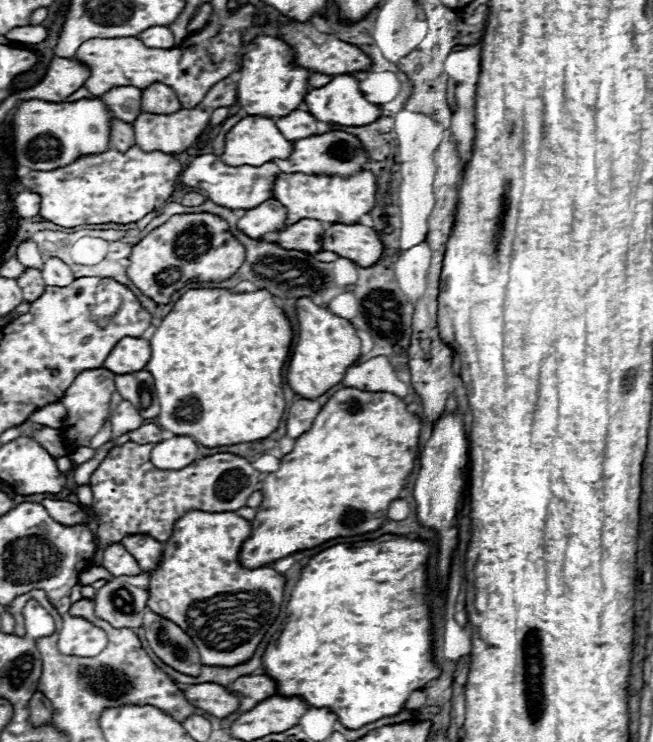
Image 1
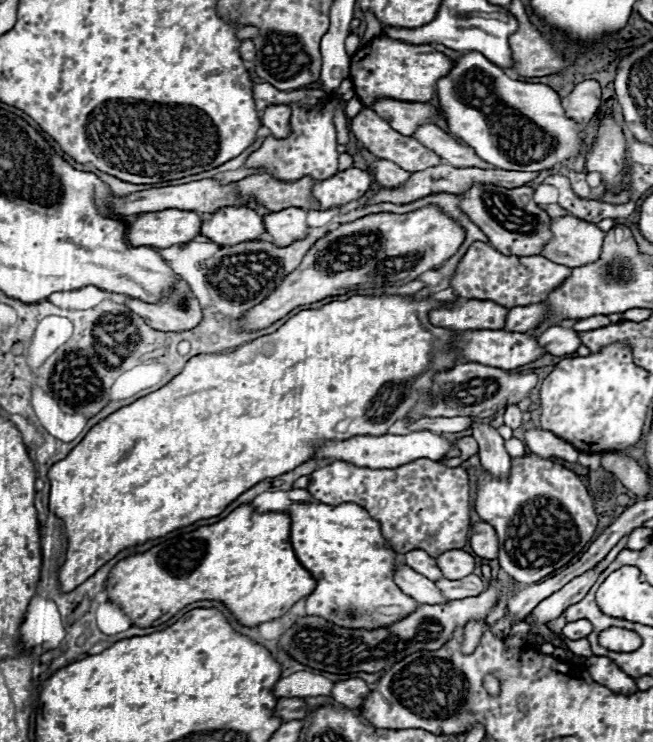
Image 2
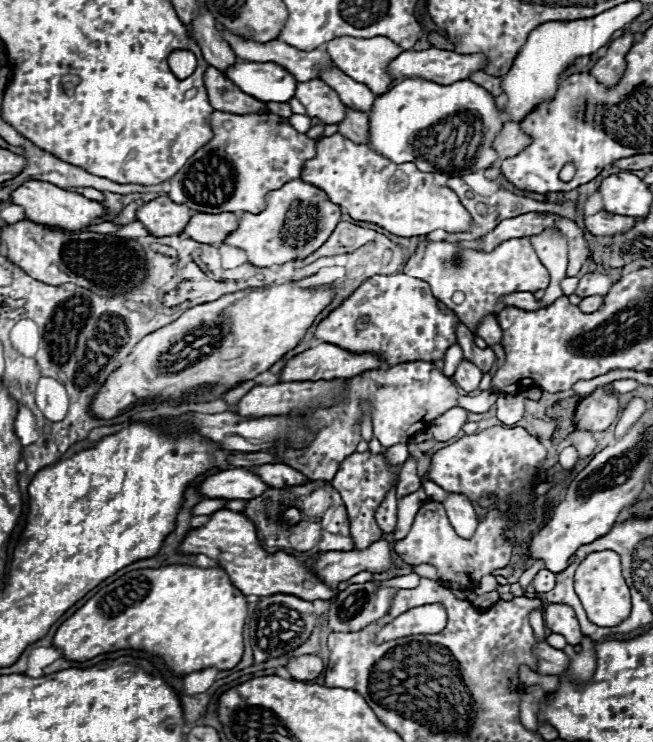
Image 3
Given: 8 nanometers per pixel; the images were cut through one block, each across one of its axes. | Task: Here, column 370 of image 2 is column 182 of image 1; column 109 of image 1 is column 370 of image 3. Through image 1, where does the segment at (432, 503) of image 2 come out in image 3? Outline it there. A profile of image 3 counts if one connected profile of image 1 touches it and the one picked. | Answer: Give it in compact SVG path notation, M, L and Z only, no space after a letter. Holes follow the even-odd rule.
M354 452L340 464L340 470L336 472L336 476L332 480L332 486L340 492L344 504L346 504L354 550L366 550L372 542L380 540L380 528L374 520L374 514L376 514L376 508L380 506L380 502L384 500L386 492L392 488L396 474L398 474L398 468L390 468L382 454Z

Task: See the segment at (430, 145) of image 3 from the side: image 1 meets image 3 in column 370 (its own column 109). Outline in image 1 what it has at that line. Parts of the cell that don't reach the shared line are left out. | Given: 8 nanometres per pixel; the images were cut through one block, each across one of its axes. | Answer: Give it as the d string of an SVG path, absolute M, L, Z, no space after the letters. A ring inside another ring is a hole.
M82 98L78 102L28 100L16 110L12 126L18 164L32 170L54 170L72 164L80 156L102 154L108 150L112 114L100 98Z

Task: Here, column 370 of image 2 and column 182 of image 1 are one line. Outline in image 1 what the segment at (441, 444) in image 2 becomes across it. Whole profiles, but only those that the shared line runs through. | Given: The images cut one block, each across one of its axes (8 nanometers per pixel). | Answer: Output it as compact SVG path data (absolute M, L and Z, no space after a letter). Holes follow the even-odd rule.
M174 436L154 446L150 460L160 470L180 470L196 460L198 446L190 436Z

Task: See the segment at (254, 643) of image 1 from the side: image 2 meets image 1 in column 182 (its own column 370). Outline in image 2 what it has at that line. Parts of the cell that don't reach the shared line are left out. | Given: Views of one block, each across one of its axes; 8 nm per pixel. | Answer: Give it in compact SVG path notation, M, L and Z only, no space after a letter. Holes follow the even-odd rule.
M352 502L340 506L292 504L286 512L292 516L290 540L294 552L318 582L316 590L306 598L308 614L336 626L376 630L400 622L400 618L406 618L420 606L396 586L394 572L402 558L398 558L396 550L384 542L380 522L376 522L362 506Z

